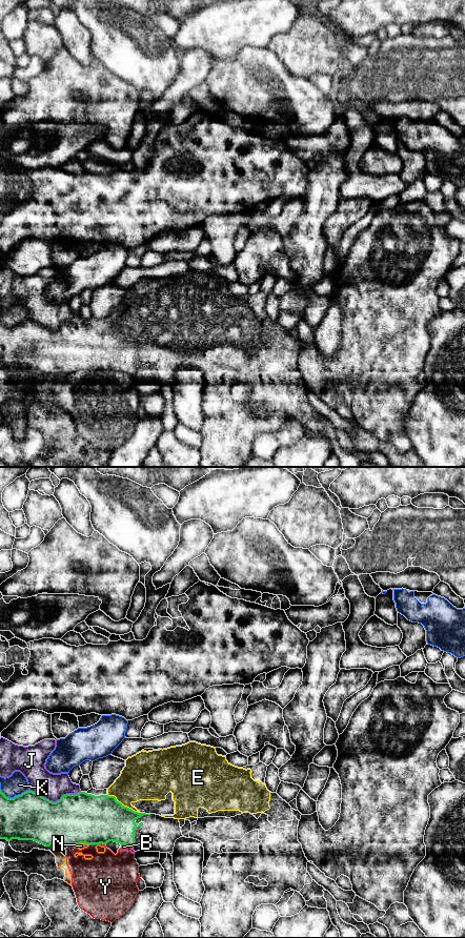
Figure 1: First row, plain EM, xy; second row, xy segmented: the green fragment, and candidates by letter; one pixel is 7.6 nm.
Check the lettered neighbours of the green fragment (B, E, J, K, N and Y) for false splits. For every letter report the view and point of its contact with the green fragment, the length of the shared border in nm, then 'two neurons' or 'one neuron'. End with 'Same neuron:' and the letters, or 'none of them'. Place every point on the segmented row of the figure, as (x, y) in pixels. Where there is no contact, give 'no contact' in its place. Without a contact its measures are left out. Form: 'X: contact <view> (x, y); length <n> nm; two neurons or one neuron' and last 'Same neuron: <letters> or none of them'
B: contact xy (124, 843); length 60 nm; two neurons
E: contact xy (123, 806); length 280 nm; one neuron
J: contact xy (56, 801); length 400 nm; two neurons
K: contact xy (14, 797); length 220 nm; two neurons
N: contact xy (83, 842); length 90 nm; two neurons
Y: contact xy (72, 843); length 80 nm; two neurons
Same neuron: E

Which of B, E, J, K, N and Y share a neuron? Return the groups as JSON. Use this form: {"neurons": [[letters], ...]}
{"neurons": [["B", "J", "N", "Y"], ["E"], ["K"]]}

